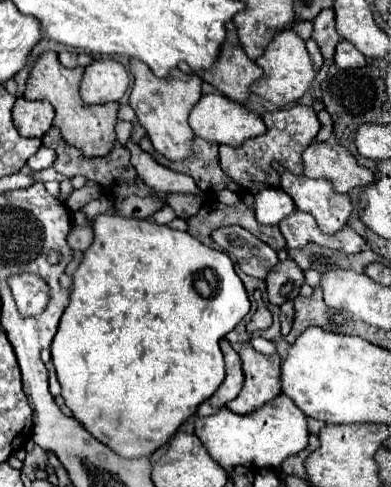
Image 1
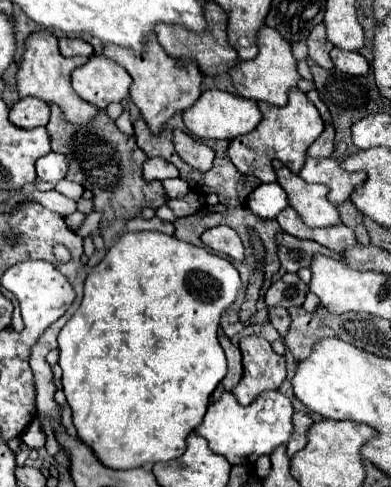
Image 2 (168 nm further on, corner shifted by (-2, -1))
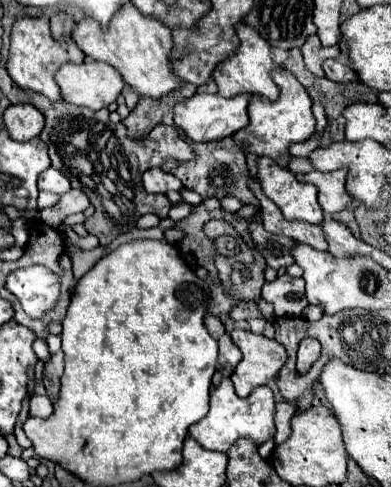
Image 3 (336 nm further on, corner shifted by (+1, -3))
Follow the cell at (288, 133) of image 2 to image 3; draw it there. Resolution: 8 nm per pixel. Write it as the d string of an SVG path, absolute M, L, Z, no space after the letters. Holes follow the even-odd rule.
M283 67L273 69L273 81L279 85L279 99L269 101L261 95L253 95L249 101L249 125L233 135L233 139L245 141L245 153L255 153L257 157L267 155L273 161L277 161L281 167L287 167L289 163L289 151L287 147L291 143L307 141L315 129L315 117L311 113L311 97L305 91L305 87L295 79L295 75Z

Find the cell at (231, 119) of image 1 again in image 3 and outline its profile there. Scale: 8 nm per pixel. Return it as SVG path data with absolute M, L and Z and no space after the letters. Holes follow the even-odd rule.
M195 93L189 99L183 99L175 105L175 125L191 139L191 141L217 141L225 139L239 129L243 129L249 123L247 117L247 105L249 105L249 93L241 93L239 97L225 99L221 95L209 95L209 93Z

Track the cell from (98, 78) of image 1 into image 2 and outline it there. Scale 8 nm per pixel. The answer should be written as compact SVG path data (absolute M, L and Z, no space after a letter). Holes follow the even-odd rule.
M92 55L86 65L72 71L74 91L98 109L128 99L130 85L132 79L128 71L106 55Z

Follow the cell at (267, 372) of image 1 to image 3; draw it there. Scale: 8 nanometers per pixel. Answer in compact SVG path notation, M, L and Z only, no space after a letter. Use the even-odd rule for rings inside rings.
M233 329L231 339L241 349L243 359L235 367L231 381L239 397L247 397L255 387L265 385L269 379L275 379L277 371L285 365L287 353L281 343L267 339L243 329Z

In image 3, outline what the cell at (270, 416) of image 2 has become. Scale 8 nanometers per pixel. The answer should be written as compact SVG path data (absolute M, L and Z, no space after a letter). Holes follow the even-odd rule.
M225 377L211 391L211 409L209 409L209 413L201 421L197 421L197 423L193 423L189 427L189 435L193 439L197 439L205 449L227 453L229 447L239 437L249 437L255 443L265 443L271 437L271 433L275 431L273 415L275 415L275 397L273 397L273 393L271 393L269 387L261 385L261 387L253 389L253 393L249 397L241 399L235 393L235 389L233 389L231 379Z

